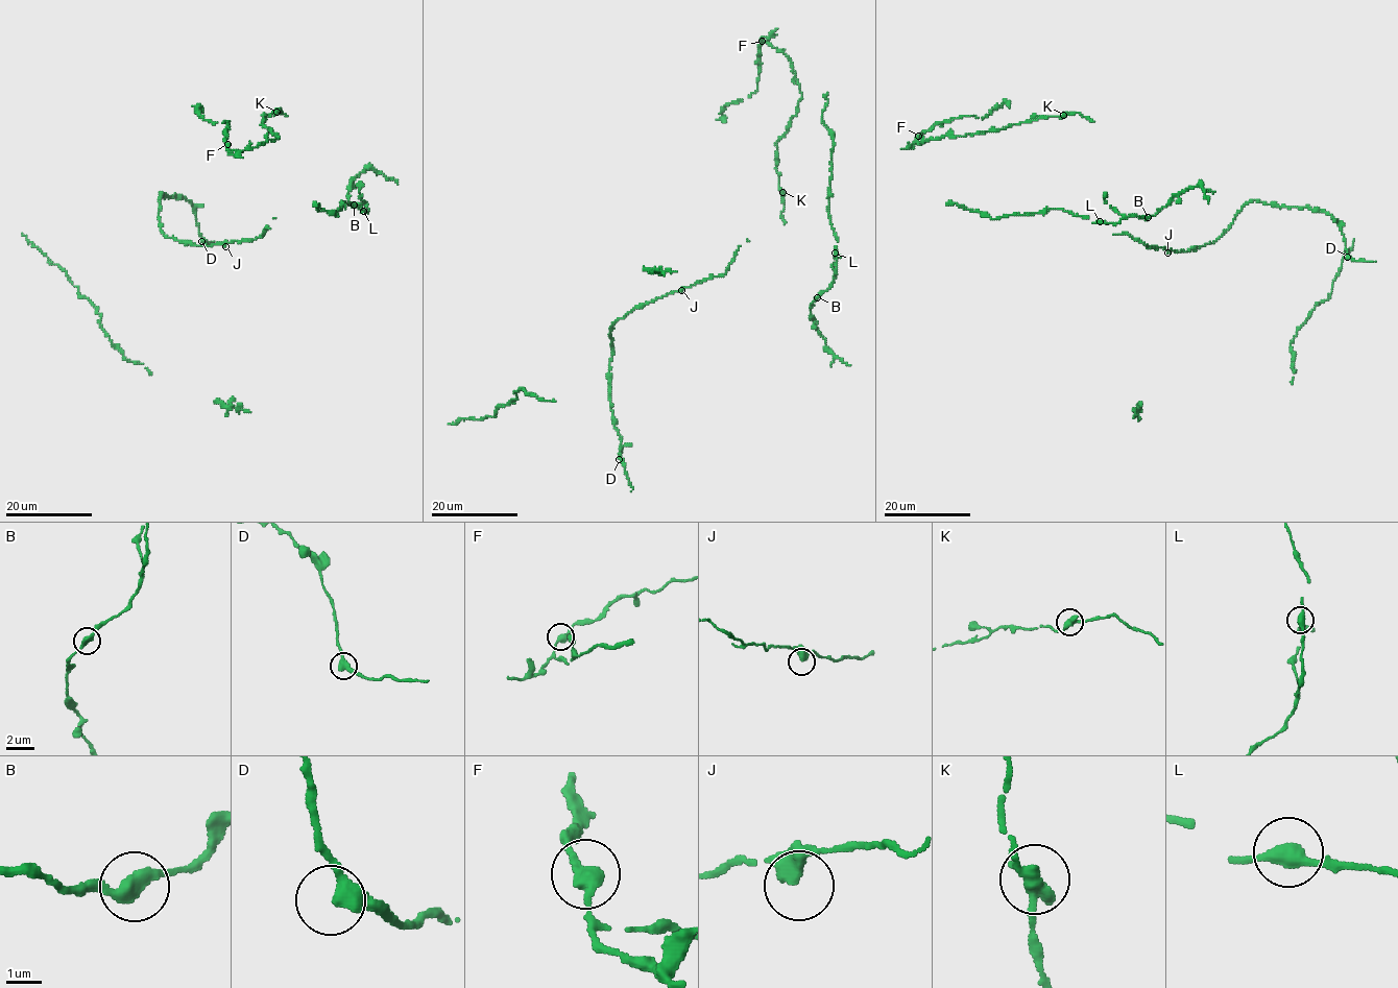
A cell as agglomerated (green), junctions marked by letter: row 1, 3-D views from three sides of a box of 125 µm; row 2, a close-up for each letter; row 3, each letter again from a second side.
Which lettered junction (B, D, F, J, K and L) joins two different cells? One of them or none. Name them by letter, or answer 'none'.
none

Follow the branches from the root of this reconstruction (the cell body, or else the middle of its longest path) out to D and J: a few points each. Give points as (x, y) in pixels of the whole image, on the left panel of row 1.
D: (239, 241), (191, 245), (165, 237), (159, 215), (161, 192), (165, 197), (174, 194), (189, 200), (201, 241)
J: (239, 241), (227, 242), (225, 246)

